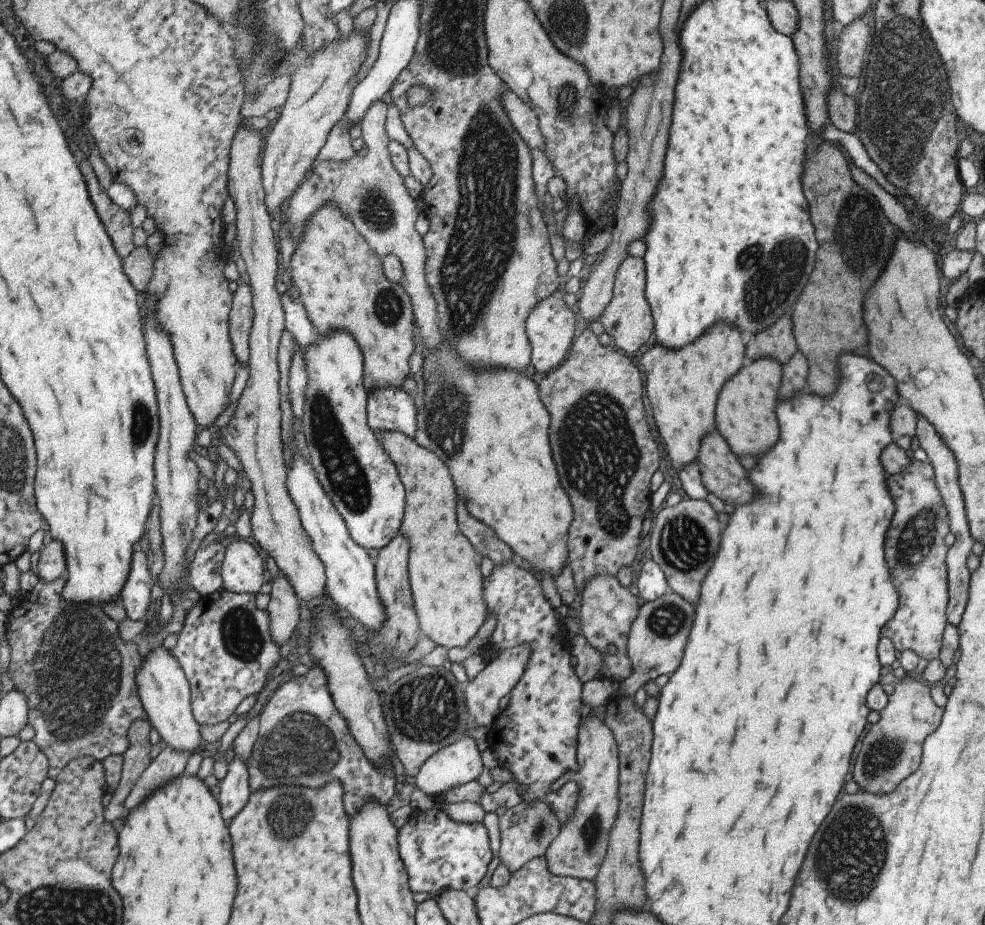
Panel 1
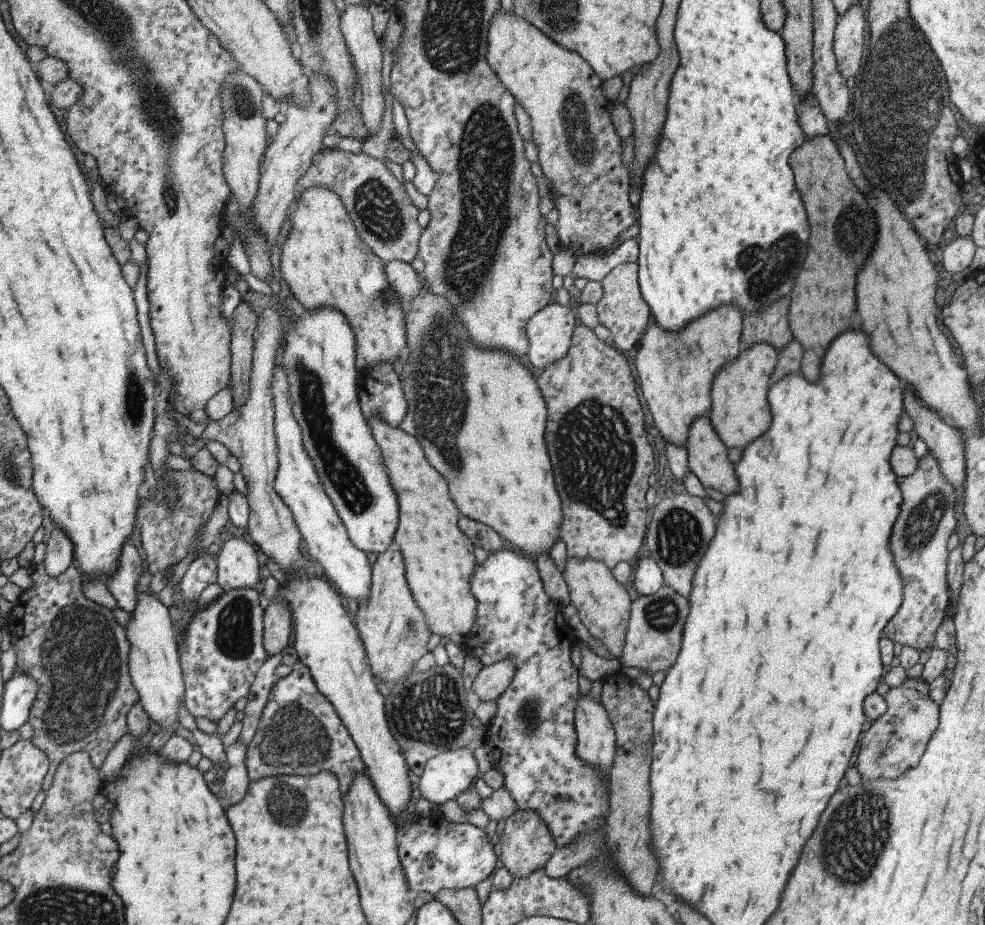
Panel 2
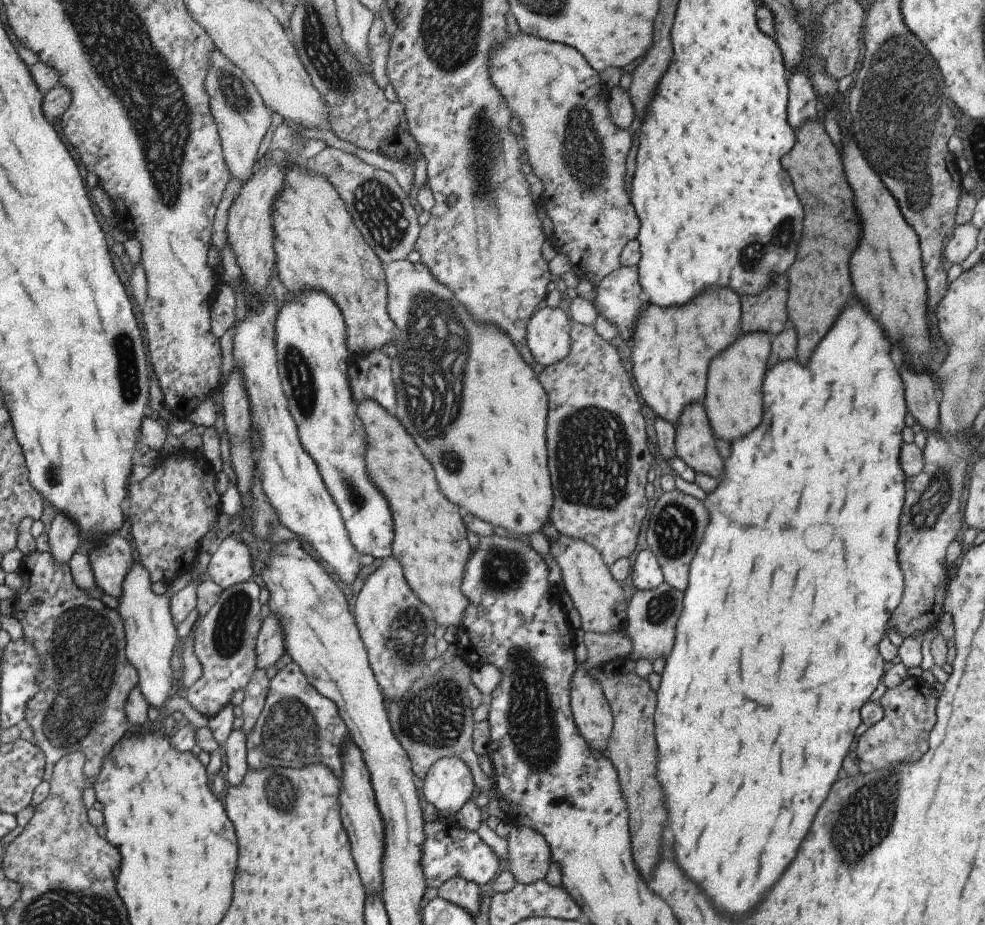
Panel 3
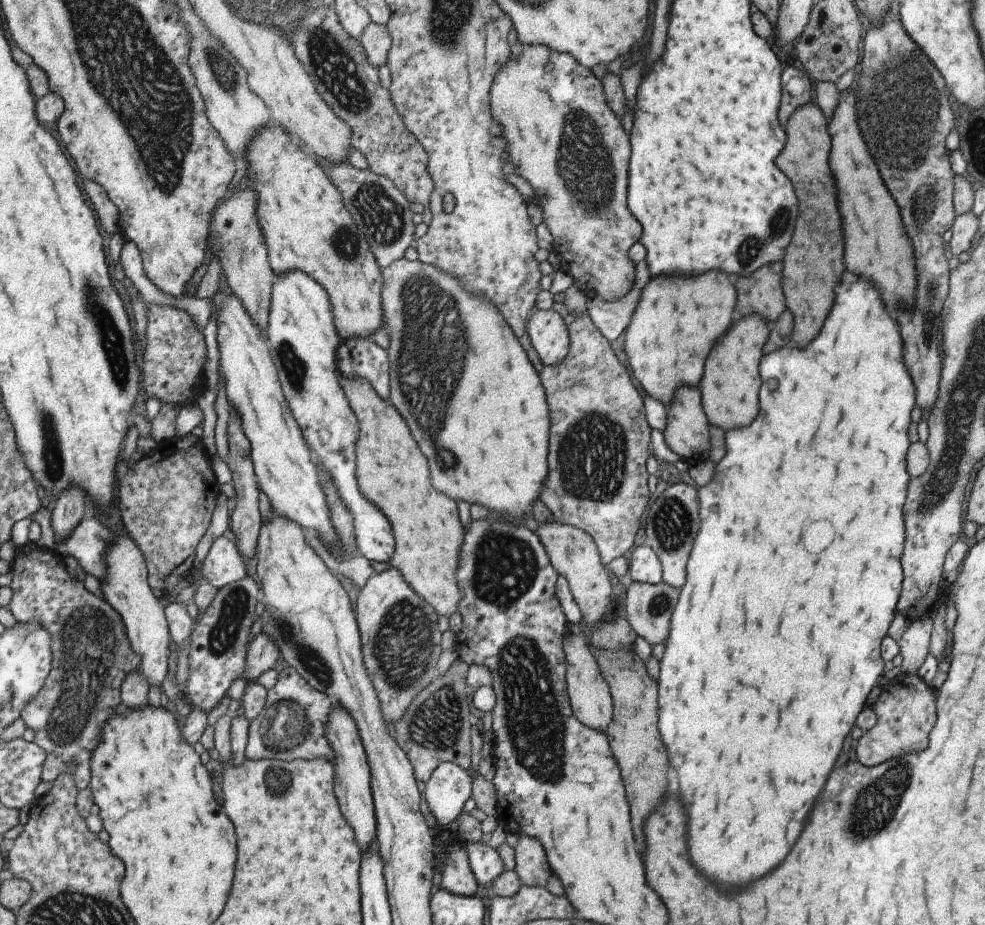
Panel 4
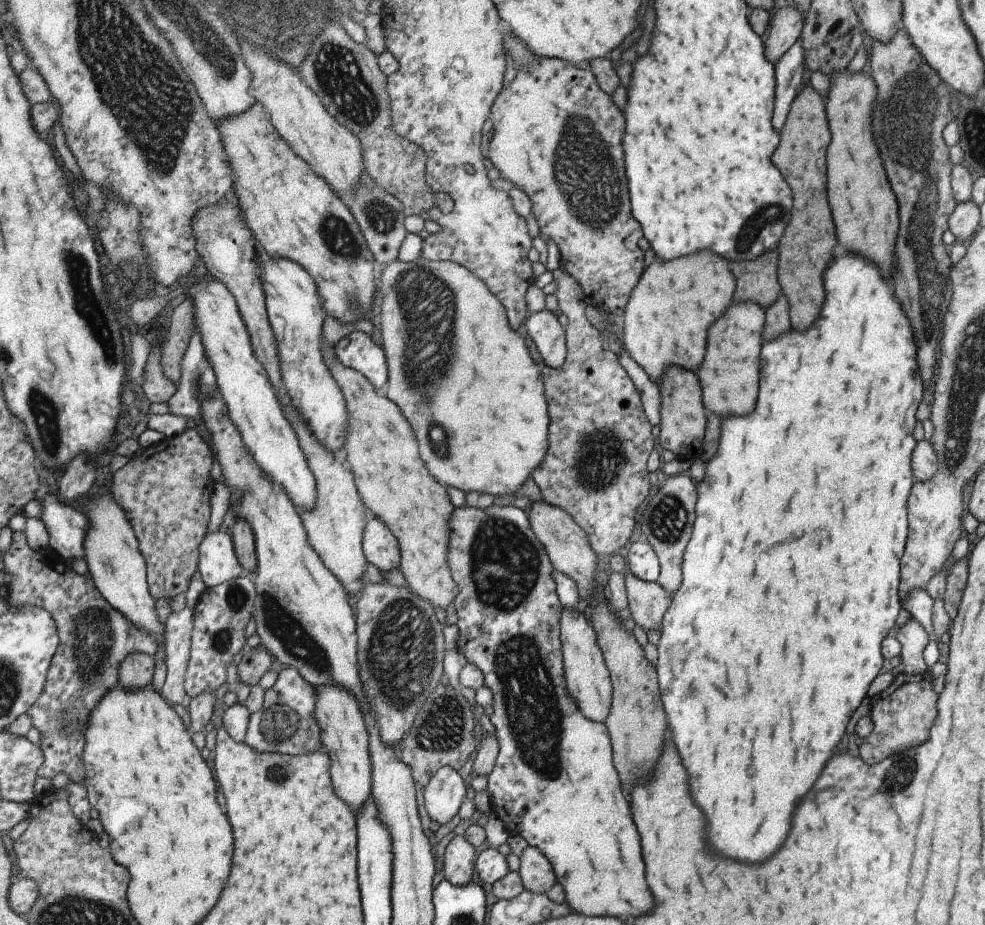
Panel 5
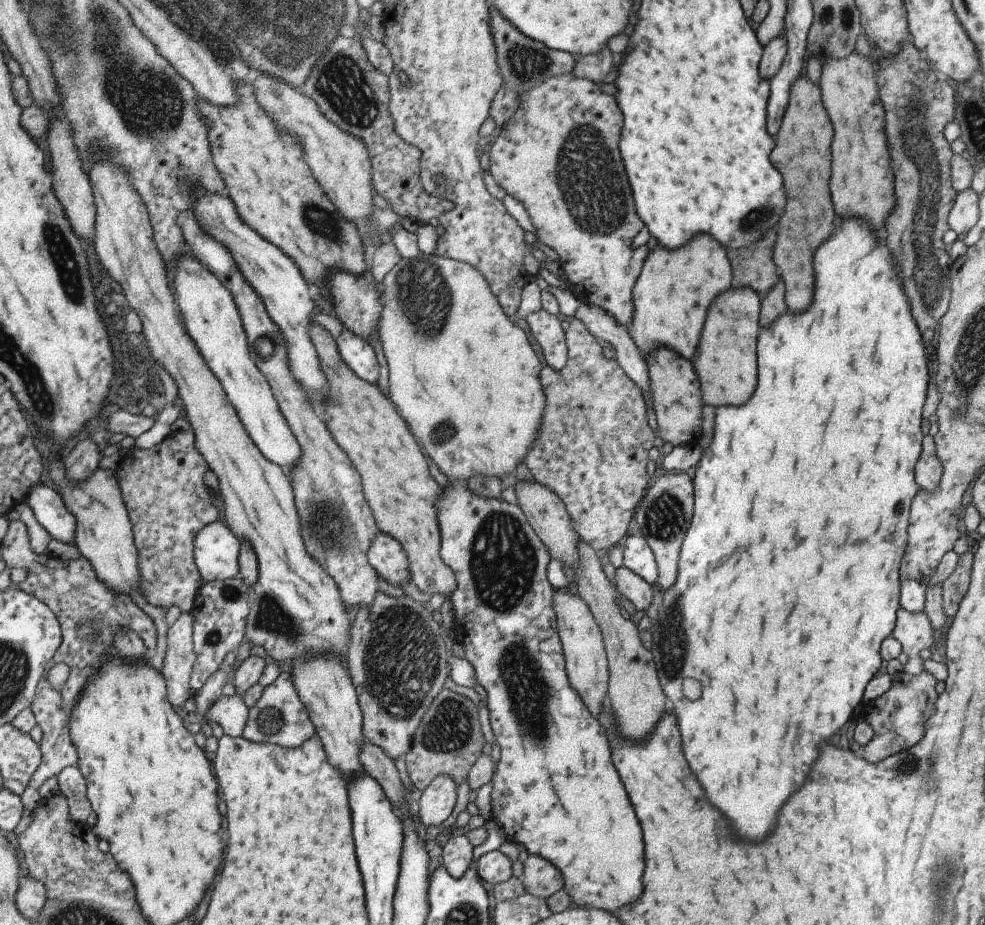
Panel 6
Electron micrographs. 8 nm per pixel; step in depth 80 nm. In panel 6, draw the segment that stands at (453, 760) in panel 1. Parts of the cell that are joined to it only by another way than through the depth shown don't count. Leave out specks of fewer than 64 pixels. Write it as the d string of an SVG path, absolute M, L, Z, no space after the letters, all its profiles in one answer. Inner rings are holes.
M437 775L422 791L418 801L421 824L441 827L455 804L457 784L447 775Z

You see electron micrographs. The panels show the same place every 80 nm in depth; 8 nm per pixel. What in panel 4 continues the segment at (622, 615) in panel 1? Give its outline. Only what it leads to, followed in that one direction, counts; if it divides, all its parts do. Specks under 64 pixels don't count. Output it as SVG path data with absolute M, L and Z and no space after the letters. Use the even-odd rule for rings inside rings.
M554 520L537 525L536 534L551 567L569 584L573 601L577 604L583 618L581 620L586 625L586 627L583 625L583 628L586 630L587 627L592 628L599 624L608 607L614 608L615 600L612 596L611 575L606 566L601 563L597 548L591 538L575 526L563 526Z

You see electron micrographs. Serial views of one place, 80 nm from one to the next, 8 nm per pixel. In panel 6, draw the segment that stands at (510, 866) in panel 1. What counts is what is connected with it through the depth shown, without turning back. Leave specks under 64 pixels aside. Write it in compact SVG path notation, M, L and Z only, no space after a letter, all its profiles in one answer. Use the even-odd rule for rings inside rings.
M527 855L522 863L523 873L519 878L524 884L525 892L546 899L562 884L562 874L550 862L535 855Z

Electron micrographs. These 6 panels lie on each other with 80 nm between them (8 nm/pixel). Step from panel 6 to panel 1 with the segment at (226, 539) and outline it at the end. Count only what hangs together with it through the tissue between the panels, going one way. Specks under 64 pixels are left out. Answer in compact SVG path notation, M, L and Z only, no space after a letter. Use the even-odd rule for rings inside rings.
M238 538L225 545L221 562L221 587L233 593L255 596L265 580L263 564L254 544Z

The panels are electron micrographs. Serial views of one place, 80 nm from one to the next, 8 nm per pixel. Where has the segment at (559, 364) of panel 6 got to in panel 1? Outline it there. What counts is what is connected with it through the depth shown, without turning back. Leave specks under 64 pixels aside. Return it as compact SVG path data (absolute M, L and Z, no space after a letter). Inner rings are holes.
M561 285L549 298L541 300L541 302L531 310L525 322L525 334L527 334L529 346L531 346L531 366L533 366L538 373L547 374L547 372L555 370L555 368L567 358L572 341L578 333L576 315L573 314L573 310L565 304L563 294L565 294L565 292L562 291Z

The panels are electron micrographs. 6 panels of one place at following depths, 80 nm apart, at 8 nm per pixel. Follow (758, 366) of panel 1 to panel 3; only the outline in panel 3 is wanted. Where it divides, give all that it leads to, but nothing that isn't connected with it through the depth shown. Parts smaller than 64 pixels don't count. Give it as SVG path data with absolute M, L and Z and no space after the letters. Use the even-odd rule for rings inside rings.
M747 332L737 338L719 352L719 356L711 358L707 368L707 384L702 407L705 410L714 437L733 440L747 434L761 420L761 384L765 372L765 356L771 348L771 336L765 332Z

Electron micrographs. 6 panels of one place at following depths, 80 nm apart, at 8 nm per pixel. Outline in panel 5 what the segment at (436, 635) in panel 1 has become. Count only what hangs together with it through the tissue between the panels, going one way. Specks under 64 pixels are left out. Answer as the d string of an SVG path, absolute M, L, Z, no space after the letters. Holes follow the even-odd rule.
M321 339L320 351L323 362L339 388L345 403L346 433L340 448L342 449L341 454L345 454L349 470L355 478L359 498L363 500L363 504L369 510L375 510L375 516L387 526L387 530L396 538L400 550L398 569L408 584L408 590L429 601L431 606L439 606L444 610L458 591L446 559L446 546L449 538L447 536L449 534L447 516L451 512L451 502L447 498L447 492L443 490L443 486L439 486L429 476L423 460L417 454L417 442L411 434L411 427L395 403L388 398L377 396L372 384L365 377L339 362L335 356L333 344Z

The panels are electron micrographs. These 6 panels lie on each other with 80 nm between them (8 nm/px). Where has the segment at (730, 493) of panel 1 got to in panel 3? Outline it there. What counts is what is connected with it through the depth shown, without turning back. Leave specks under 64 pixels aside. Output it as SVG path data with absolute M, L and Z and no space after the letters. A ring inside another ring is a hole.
M693 402L685 406L679 414L674 432L675 454L685 465L694 473L709 472L709 476L721 474L721 460L702 404Z

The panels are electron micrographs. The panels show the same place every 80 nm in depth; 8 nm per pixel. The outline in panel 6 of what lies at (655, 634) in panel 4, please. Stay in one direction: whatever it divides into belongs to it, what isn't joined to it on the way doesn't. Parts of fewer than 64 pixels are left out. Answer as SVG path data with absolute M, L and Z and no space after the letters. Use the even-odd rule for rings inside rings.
M625 565L615 569L613 580L616 590L623 598L629 600L637 611L646 611L652 597L651 586L649 586L648 582L645 582Z

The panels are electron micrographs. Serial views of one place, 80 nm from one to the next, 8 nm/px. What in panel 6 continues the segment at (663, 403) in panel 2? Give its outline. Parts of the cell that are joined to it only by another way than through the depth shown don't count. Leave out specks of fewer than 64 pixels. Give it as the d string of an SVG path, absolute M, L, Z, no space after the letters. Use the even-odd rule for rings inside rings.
M697 234L691 242L687 242L687 246L681 246L679 250L661 250L661 246L653 246L648 250L632 288L633 314L630 324L625 327L643 360L663 345L674 350L680 357L689 358L697 346L707 307L717 294L731 287L731 277L725 250L719 248L709 234Z

